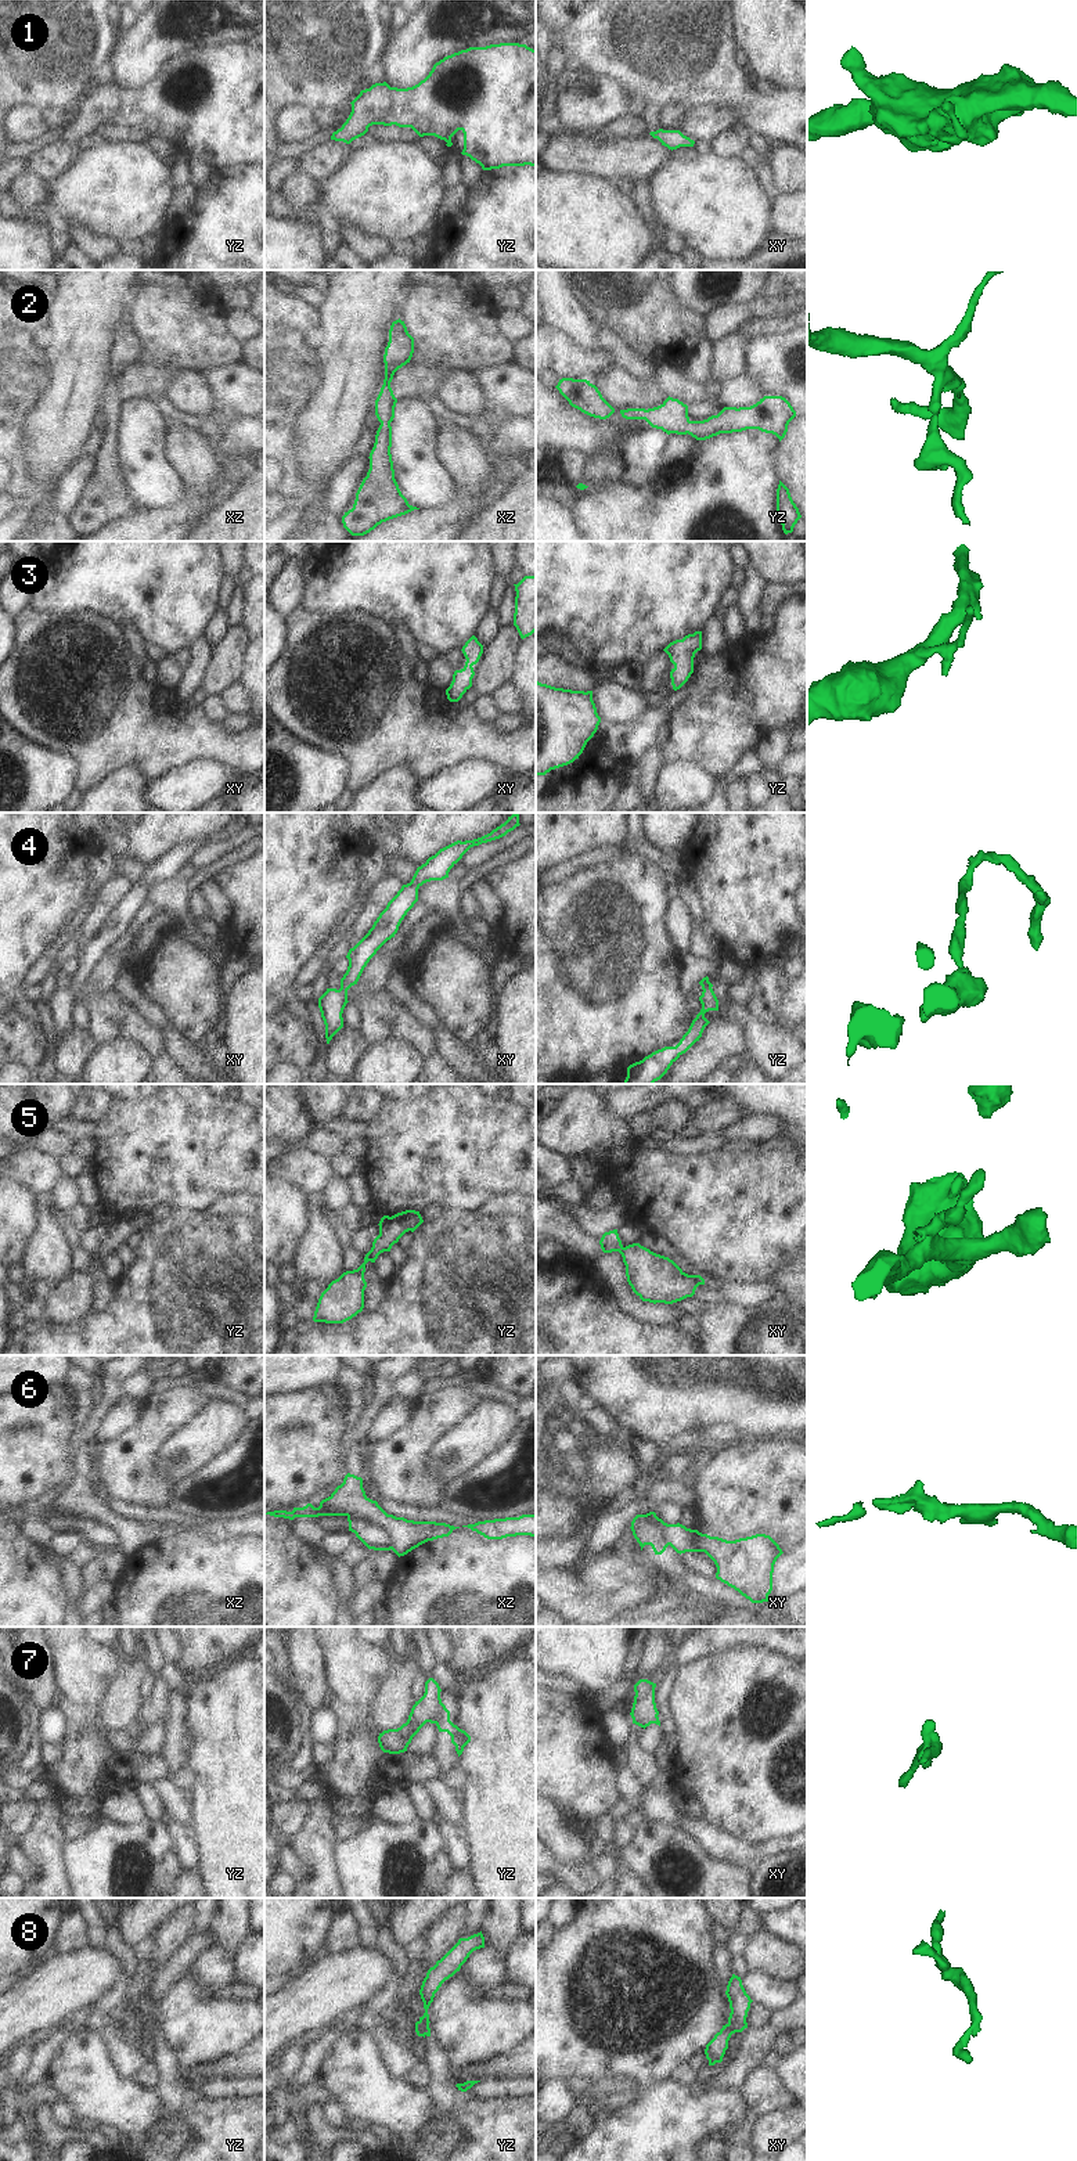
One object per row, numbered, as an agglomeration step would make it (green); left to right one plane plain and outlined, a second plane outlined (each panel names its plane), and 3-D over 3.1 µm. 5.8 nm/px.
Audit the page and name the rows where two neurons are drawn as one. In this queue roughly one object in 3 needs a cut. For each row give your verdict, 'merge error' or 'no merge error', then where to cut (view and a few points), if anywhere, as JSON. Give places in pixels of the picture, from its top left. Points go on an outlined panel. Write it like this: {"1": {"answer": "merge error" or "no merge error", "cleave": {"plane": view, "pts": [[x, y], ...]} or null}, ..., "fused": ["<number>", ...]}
{"1": {"answer": "no merge error", "cleave": null}, "2": {"answer": "no merge error", "cleave": null}, "3": {"answer": "no merge error", "cleave": null}, "4": {"answer": "no merge error", "cleave": null}, "5": {"answer": "no merge error", "cleave": null}, "6": {"answer": "no merge error", "cleave": null}, "7": {"answer": "no merge error", "cleave": null}, "8": {"answer": "merge error", "cleave": {"plane": "yz", "pts": [[418, 2021], [427, 2027], [427, 2034]]}}, "fused": ["8"]}

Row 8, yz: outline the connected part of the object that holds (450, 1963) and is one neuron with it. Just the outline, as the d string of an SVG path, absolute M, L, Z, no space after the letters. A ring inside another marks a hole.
M482 1931L468 1938L460 1938L458 1942L440 1960L437 1960L433 1967L428 1970L419 1989L425 2009L424 2016L419 2017L419 2023L428 2027L426 2036L431 2036L428 2009L433 2002L435 1993L446 1980L460 1971L469 1955L480 1948L485 1948L485 1937Z

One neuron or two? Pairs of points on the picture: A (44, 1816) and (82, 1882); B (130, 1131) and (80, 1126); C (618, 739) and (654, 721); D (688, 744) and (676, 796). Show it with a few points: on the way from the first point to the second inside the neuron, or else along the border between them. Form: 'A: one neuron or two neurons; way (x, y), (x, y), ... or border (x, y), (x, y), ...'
A: two neurons; border (65, 1840), (62, 1861), (64, 1872), (69, 1880)
B: two neurons; border (97, 1122), (93, 1137)
C: one neuron; way (626, 739), (636, 738), (645, 728)
D: two neurons; border (663, 762), (691, 760), (713, 775)

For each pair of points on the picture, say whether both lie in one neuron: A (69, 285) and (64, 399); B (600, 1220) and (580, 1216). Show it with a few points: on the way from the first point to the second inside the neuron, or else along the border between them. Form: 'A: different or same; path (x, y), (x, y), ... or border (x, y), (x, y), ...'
A: same; path (71, 313), (71, 371)
B: same; path (595, 1220), (584, 1218)

